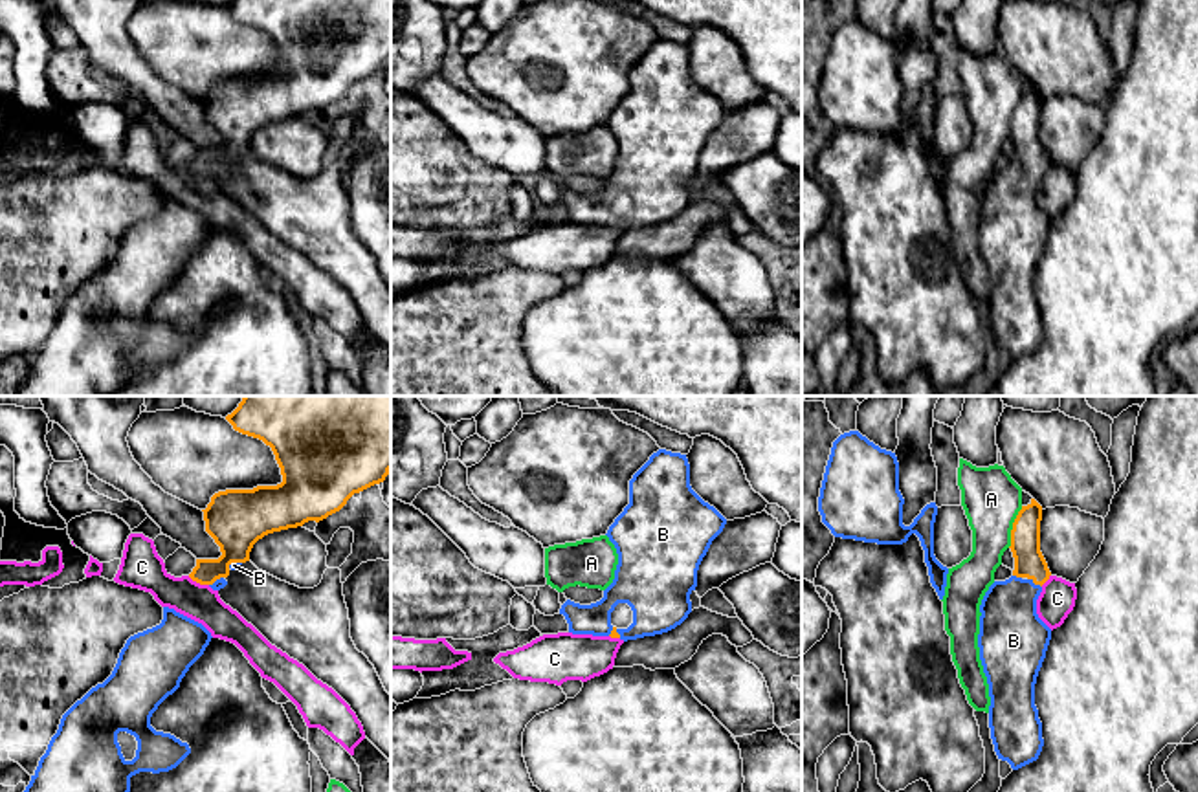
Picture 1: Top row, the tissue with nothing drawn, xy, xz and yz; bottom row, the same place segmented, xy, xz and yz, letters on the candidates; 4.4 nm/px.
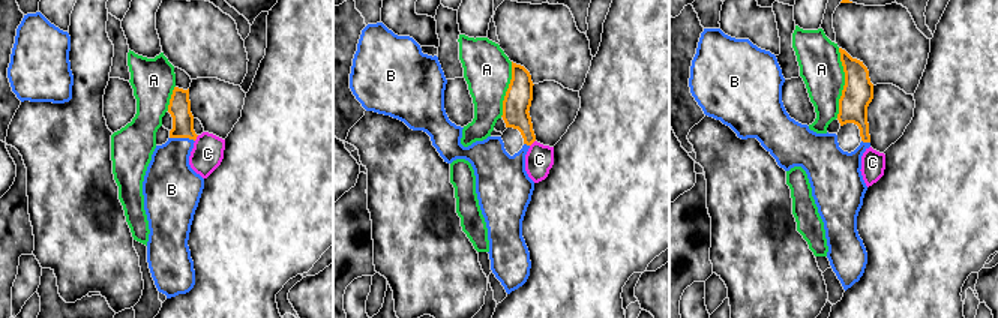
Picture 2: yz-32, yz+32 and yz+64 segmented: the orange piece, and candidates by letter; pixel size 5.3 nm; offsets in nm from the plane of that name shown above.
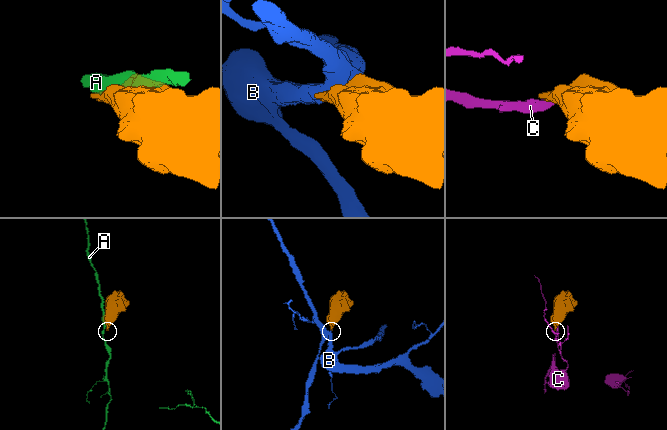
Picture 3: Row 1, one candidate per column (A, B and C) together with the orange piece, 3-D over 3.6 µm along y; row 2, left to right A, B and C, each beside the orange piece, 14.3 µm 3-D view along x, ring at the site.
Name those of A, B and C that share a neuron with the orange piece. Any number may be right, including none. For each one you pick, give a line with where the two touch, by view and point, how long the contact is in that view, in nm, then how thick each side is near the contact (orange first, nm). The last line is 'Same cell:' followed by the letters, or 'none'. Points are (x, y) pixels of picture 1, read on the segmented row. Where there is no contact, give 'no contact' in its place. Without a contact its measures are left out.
B: meets orange in yz at (1035, 583); contact 80 nm long; 130 nm thick on the orange side, 280 nm on the other
Same cell: B

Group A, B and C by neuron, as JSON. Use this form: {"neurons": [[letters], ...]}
{"neurons": [["A"], ["B"], ["C"]]}

